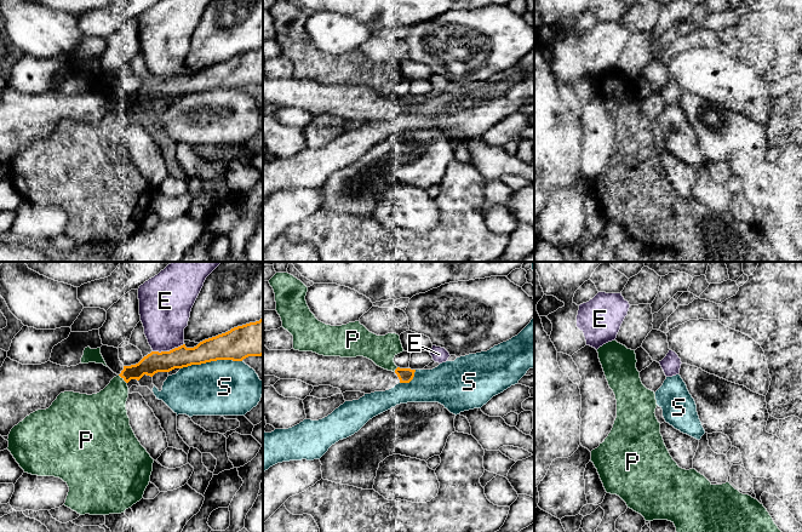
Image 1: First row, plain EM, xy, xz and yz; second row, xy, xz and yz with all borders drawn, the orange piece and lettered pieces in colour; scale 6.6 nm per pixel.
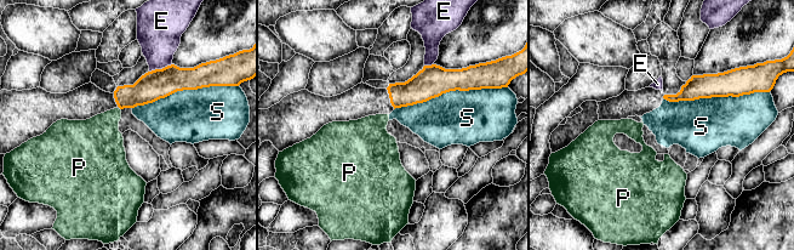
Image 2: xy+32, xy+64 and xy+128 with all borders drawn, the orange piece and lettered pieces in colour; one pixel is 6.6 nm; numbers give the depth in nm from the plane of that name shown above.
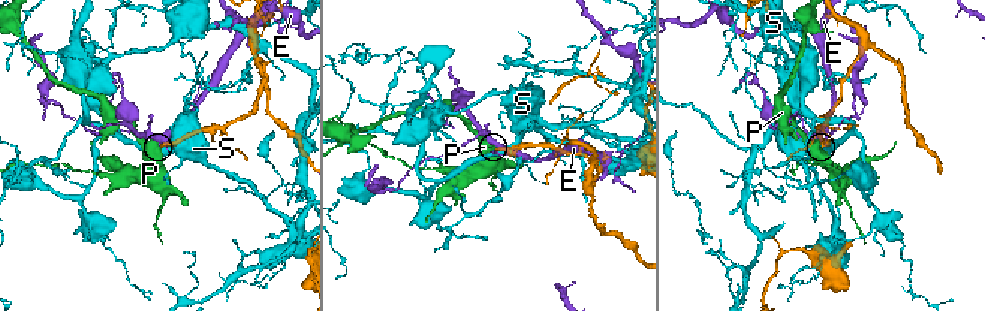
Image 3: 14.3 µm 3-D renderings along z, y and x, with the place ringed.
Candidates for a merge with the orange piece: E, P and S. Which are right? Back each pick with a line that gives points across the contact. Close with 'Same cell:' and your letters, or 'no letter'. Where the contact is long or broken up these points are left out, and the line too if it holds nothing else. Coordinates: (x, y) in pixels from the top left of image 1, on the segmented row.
Same cell: no letter

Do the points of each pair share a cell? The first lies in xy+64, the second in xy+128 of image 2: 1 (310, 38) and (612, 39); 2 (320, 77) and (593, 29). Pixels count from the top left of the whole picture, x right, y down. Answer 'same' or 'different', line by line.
1: same
2: different

